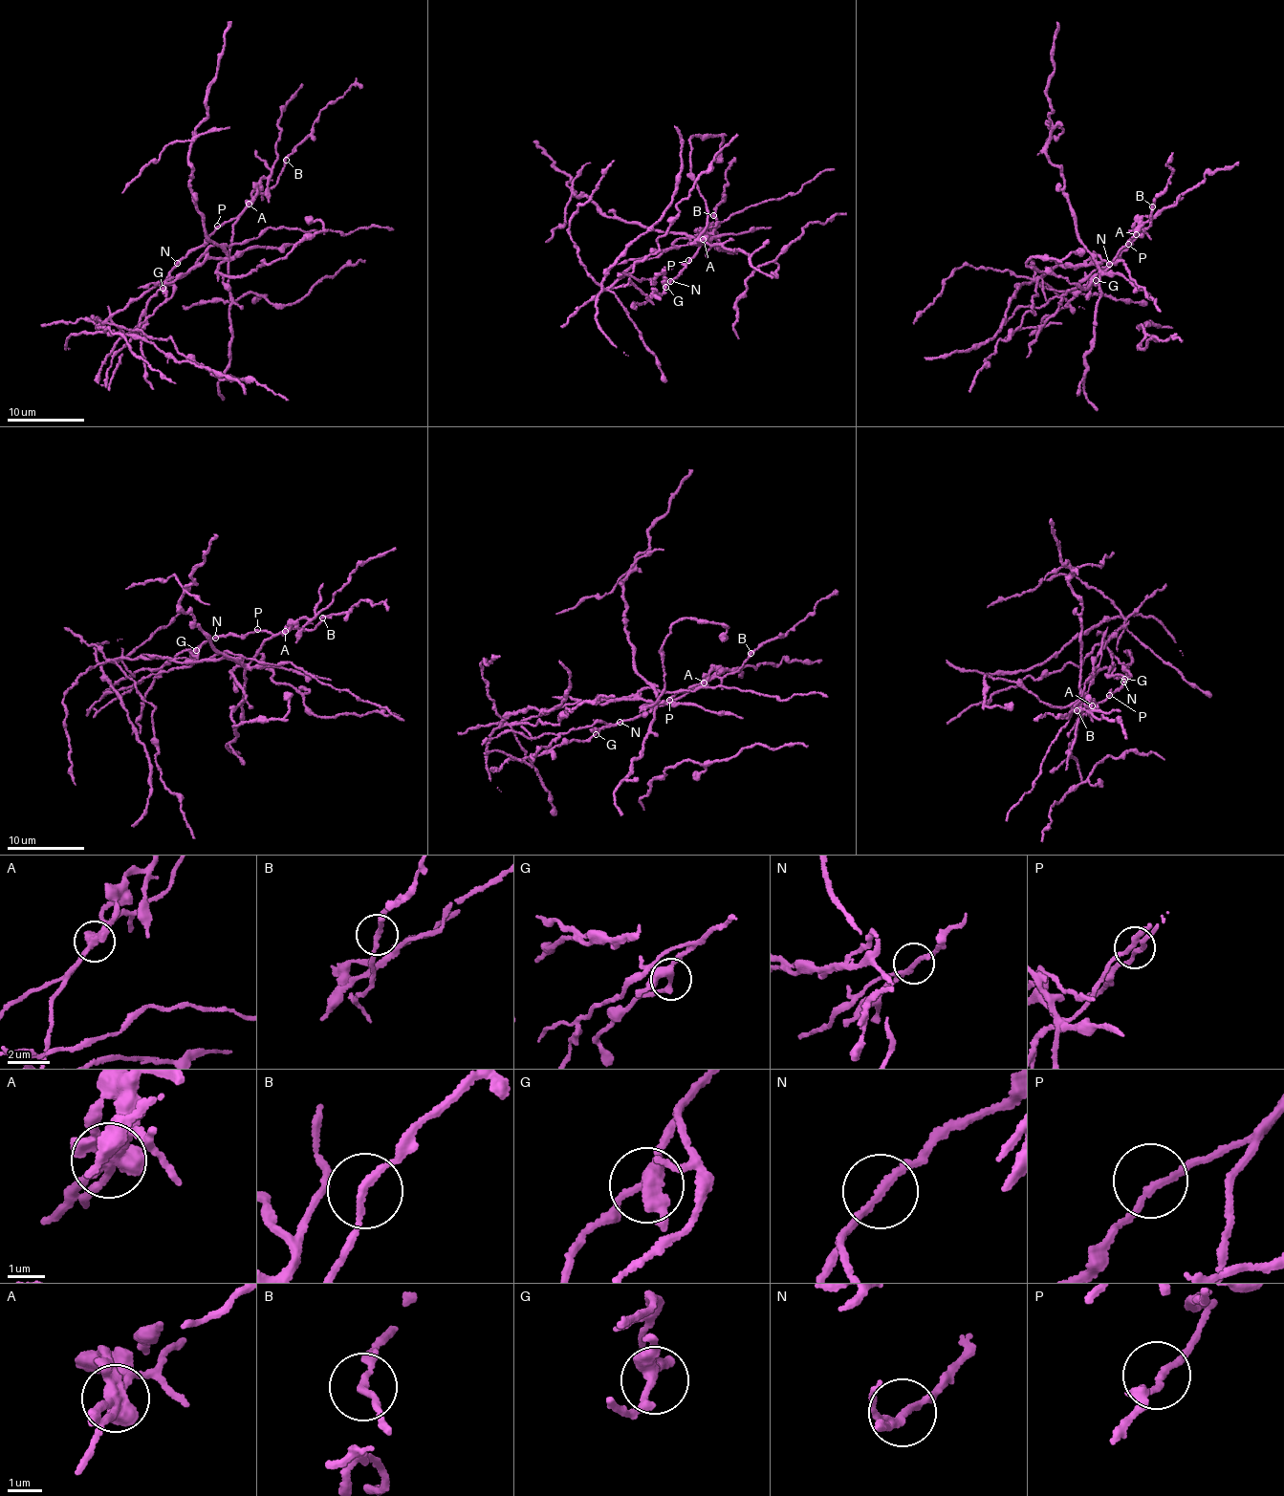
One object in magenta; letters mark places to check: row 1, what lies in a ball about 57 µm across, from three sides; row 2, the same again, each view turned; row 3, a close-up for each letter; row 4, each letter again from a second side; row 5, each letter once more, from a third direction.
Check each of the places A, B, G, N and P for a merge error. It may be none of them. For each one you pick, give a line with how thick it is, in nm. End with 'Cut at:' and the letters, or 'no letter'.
A: Thickness 360 nm
N: Thickness 180 nm
Cut at: A, N

